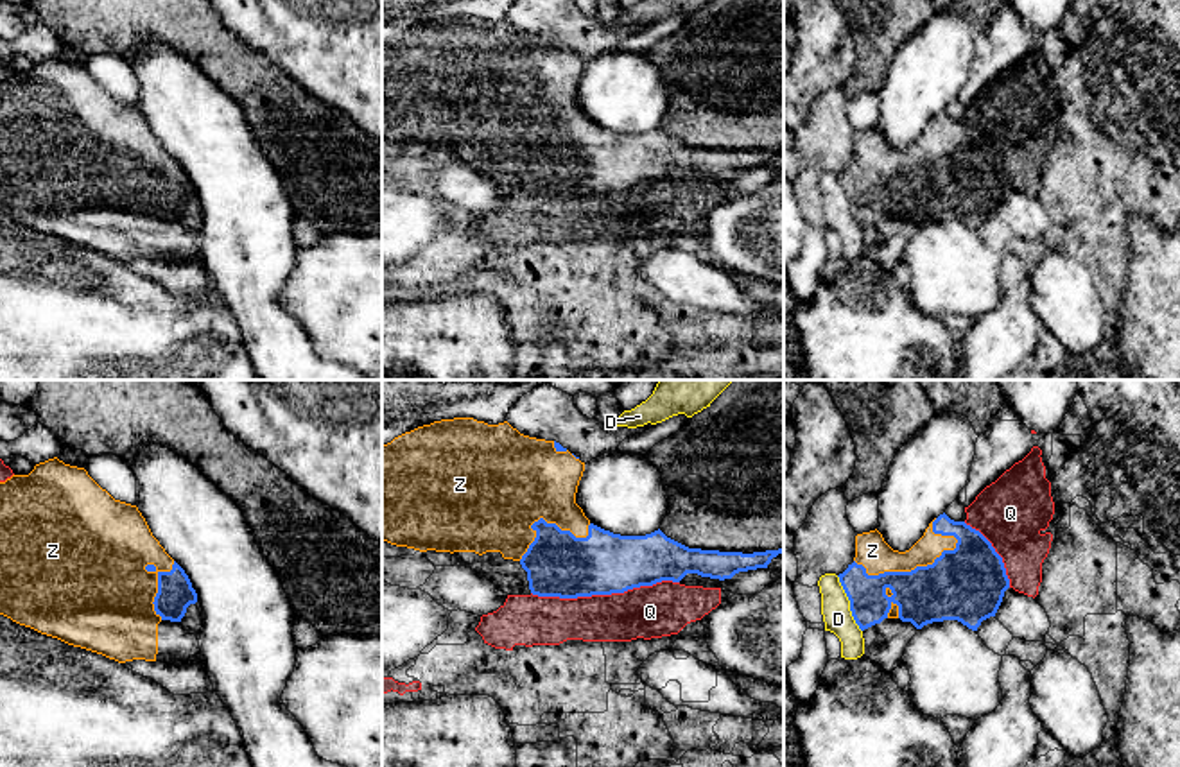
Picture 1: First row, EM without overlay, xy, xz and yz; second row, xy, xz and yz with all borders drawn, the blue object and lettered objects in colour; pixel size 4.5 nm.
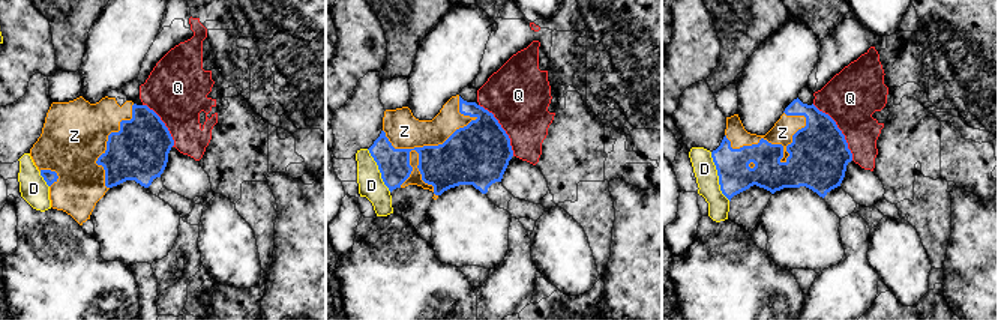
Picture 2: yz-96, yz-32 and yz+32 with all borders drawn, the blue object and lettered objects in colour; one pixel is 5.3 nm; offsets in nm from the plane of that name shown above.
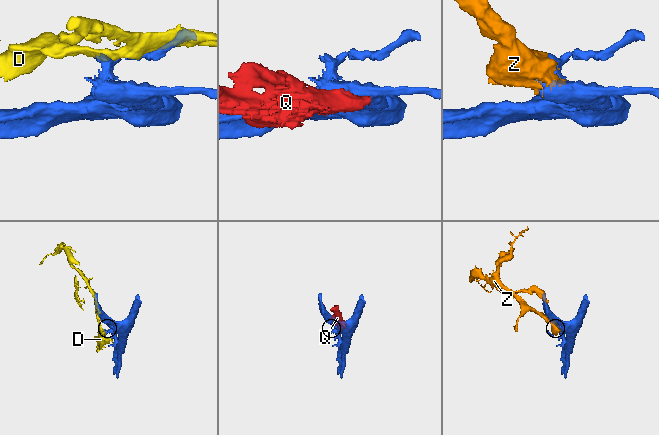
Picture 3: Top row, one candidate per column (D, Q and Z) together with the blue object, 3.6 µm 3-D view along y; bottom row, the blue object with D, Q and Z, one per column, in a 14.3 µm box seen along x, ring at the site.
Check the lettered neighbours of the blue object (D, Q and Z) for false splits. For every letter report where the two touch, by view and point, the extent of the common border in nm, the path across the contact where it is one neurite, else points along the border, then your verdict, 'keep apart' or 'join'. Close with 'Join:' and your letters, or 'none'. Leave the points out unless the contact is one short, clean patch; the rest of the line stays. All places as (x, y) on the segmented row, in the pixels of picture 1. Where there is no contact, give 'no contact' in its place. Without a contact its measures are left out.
D: meets blue in yz at (850, 604); contact 280 nm long; keep apart
Q: meets blue in xz at (605, 594); contact 650 nm long; keep apart
Z: meets blue in yz at (906, 572); contact 480 nm long; join
Join: Z

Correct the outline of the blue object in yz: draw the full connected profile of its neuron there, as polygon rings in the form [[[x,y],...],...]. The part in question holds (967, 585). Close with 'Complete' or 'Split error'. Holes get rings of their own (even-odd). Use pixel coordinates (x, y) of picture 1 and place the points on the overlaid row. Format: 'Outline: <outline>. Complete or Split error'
Outline: [[[945,513],[934,518],[906,552],[893,550],[877,529],[857,534],[854,563],[837,577],[861,631],[884,618],[900,618],[916,629],[933,622],[958,620],[977,631],[983,620],[995,616],[1010,588],[1002,557],[992,543],[979,530],[950,520]]]. Split error

